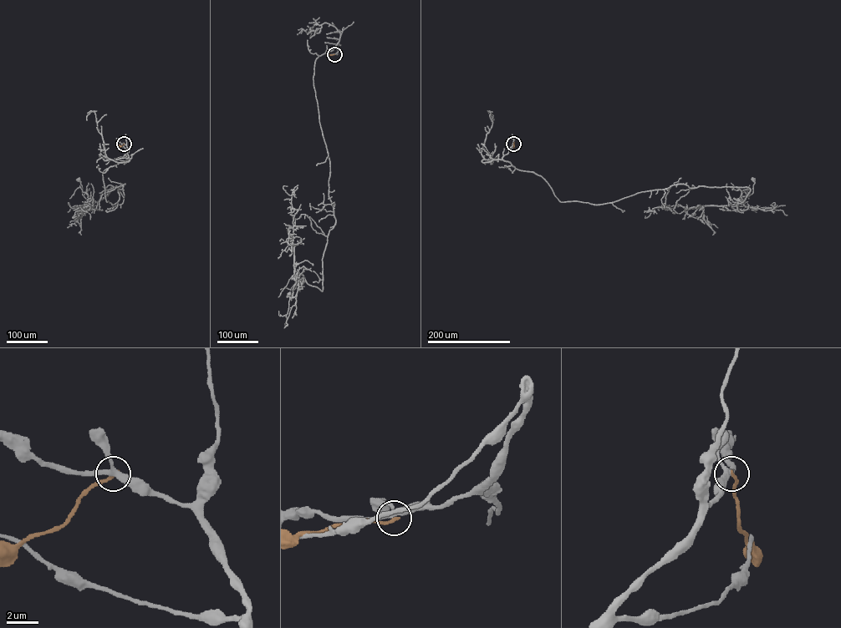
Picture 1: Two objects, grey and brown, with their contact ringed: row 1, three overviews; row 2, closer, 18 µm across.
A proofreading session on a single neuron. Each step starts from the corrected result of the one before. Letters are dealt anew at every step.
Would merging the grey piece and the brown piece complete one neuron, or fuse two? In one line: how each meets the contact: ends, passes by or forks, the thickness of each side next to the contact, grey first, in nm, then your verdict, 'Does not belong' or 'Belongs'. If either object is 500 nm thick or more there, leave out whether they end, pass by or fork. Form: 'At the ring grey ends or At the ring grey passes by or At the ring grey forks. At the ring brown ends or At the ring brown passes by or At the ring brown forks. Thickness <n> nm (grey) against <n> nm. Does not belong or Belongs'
At the ring grey forks. At the ring brown ends. Thickness 300 nm (grey) against 200 nm. Does not belong

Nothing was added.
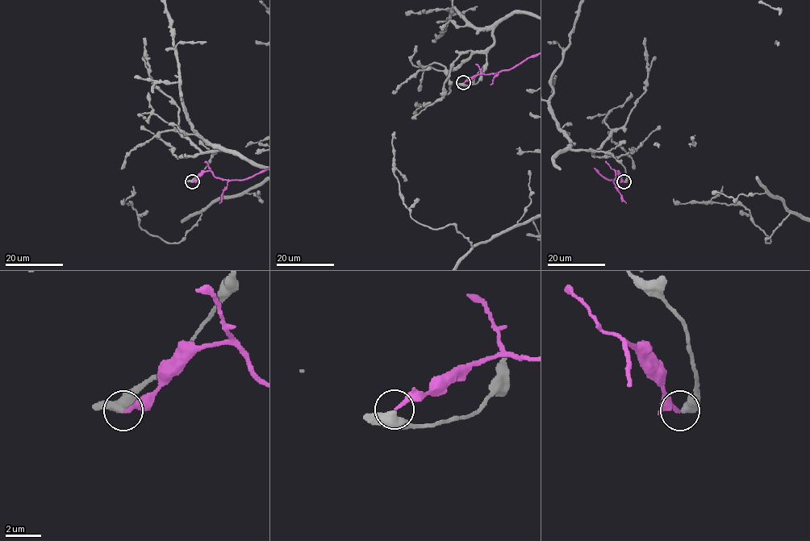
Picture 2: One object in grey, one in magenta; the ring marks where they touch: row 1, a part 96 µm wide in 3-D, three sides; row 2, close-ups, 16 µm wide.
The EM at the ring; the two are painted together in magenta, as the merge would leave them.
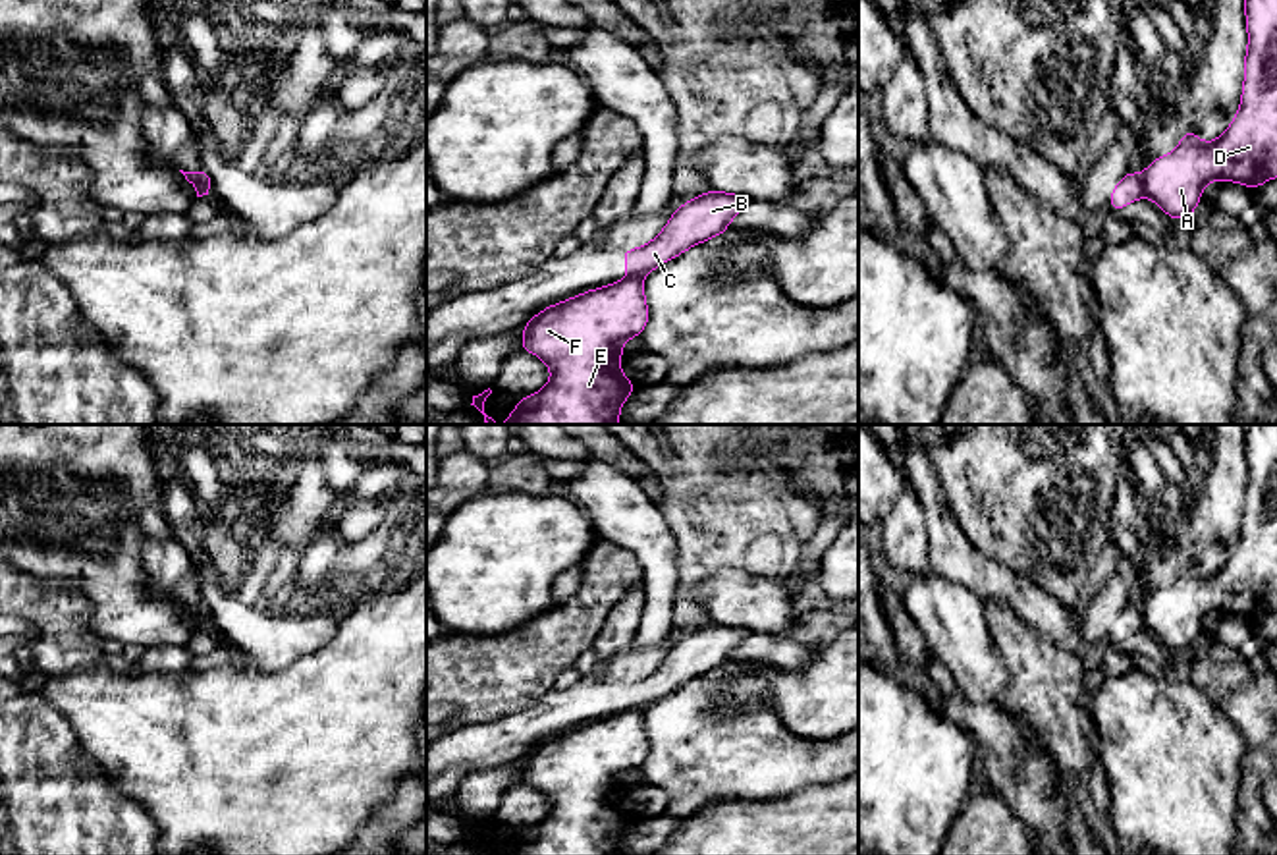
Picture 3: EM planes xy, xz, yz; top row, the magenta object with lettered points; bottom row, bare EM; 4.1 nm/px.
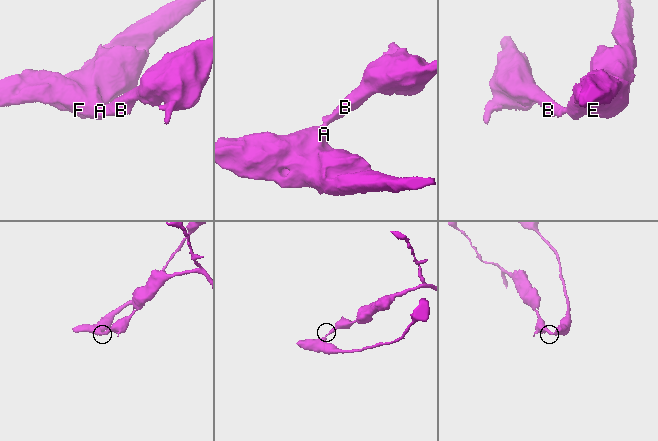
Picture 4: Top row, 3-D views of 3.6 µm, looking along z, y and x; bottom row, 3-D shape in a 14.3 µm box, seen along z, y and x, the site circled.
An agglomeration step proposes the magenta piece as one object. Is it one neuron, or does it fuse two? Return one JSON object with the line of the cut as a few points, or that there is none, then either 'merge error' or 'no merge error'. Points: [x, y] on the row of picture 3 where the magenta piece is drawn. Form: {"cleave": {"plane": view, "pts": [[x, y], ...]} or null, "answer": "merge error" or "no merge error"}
{"cleave": {"plane": "yz", "pts": [[1141, 176], [1146, 195]]}, "answer": "merge error"}

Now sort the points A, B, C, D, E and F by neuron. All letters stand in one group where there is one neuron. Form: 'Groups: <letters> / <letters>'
Groups: A D E F / B C

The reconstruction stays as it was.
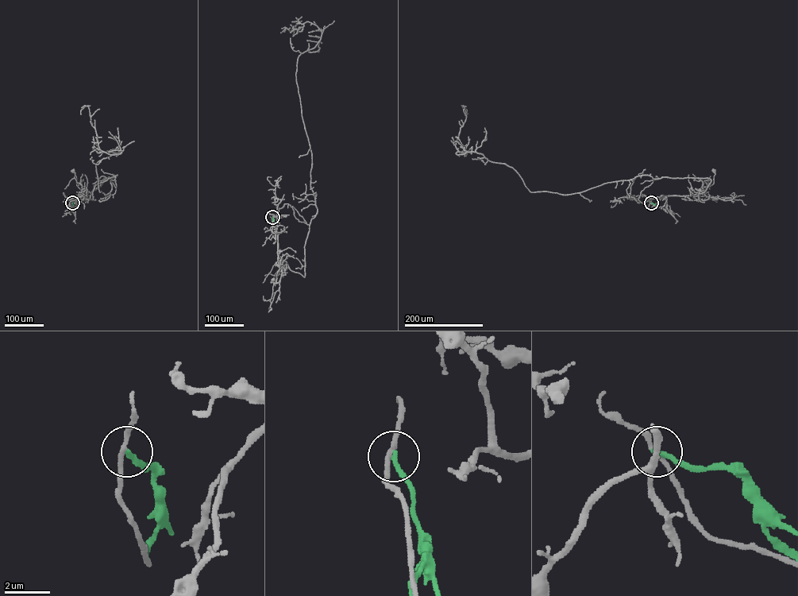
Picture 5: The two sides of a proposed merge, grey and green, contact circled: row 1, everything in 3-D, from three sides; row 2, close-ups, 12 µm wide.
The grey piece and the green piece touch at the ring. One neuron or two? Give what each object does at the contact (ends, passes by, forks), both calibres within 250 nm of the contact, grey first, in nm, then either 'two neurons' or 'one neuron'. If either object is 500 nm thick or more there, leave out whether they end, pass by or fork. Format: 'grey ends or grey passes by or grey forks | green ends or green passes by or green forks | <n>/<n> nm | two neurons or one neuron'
grey passes by | green ends | 190/200 nm | two neurons

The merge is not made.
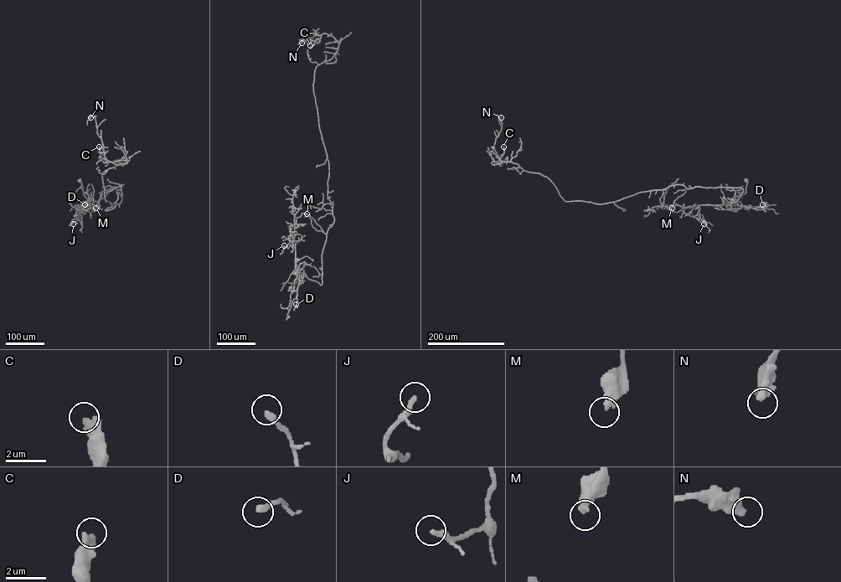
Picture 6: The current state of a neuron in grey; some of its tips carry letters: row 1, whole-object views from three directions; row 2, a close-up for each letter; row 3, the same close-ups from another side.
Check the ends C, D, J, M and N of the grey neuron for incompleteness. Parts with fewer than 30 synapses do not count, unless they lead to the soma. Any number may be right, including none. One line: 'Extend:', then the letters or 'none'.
Extend: none

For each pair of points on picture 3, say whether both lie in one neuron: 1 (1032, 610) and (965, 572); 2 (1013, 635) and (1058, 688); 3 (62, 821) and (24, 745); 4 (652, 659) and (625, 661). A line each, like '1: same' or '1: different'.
1: same
2: same
3: same
4: same

